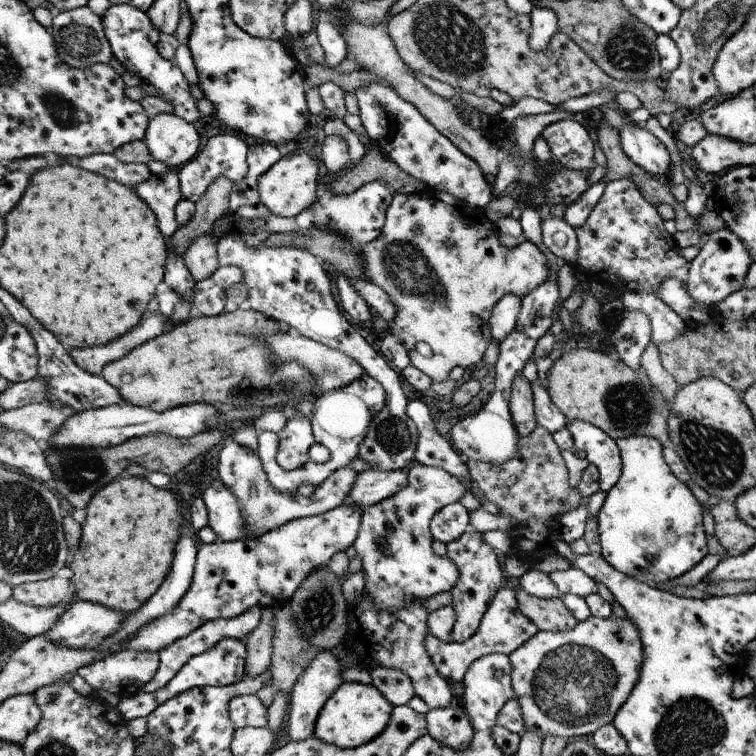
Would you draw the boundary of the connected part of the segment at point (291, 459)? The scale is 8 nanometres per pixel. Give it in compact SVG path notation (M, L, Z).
M292 416L286 428L278 433L280 448L278 461L288 472L302 468L309 461L308 450L315 443L314 427L311 420L303 416Z

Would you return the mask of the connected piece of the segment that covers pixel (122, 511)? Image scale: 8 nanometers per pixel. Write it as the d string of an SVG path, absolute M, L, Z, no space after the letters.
M120 477L119 479L112 480L110 484L107 484L104 488L100 488L100 490L96 492L94 498L88 503L86 512L86 519L81 526L80 544L78 545L78 550L74 553L74 560L72 560L75 576L71 582L76 599L78 601L92 602L92 604L102 604L108 606L108 608L112 608L112 610L116 610L116 612L126 612L126 614L138 610L138 608L142 607L143 604L146 603L151 596L154 596L155 592L163 586L175 562L175 548L178 545L178 540L180 540L180 524L184 522L184 518L182 518L182 508L180 508L180 504L178 504L178 498L176 498L172 492L164 490L164 488L156 488L156 486L146 480L145 477Z

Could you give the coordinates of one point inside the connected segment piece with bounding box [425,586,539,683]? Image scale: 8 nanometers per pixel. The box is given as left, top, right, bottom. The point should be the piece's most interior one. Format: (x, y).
(504, 628)

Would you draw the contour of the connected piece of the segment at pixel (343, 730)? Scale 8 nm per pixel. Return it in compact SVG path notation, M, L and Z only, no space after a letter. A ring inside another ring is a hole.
M343 682L323 707L314 737L344 749L358 748L380 736L390 722L392 710L394 706L373 684Z

